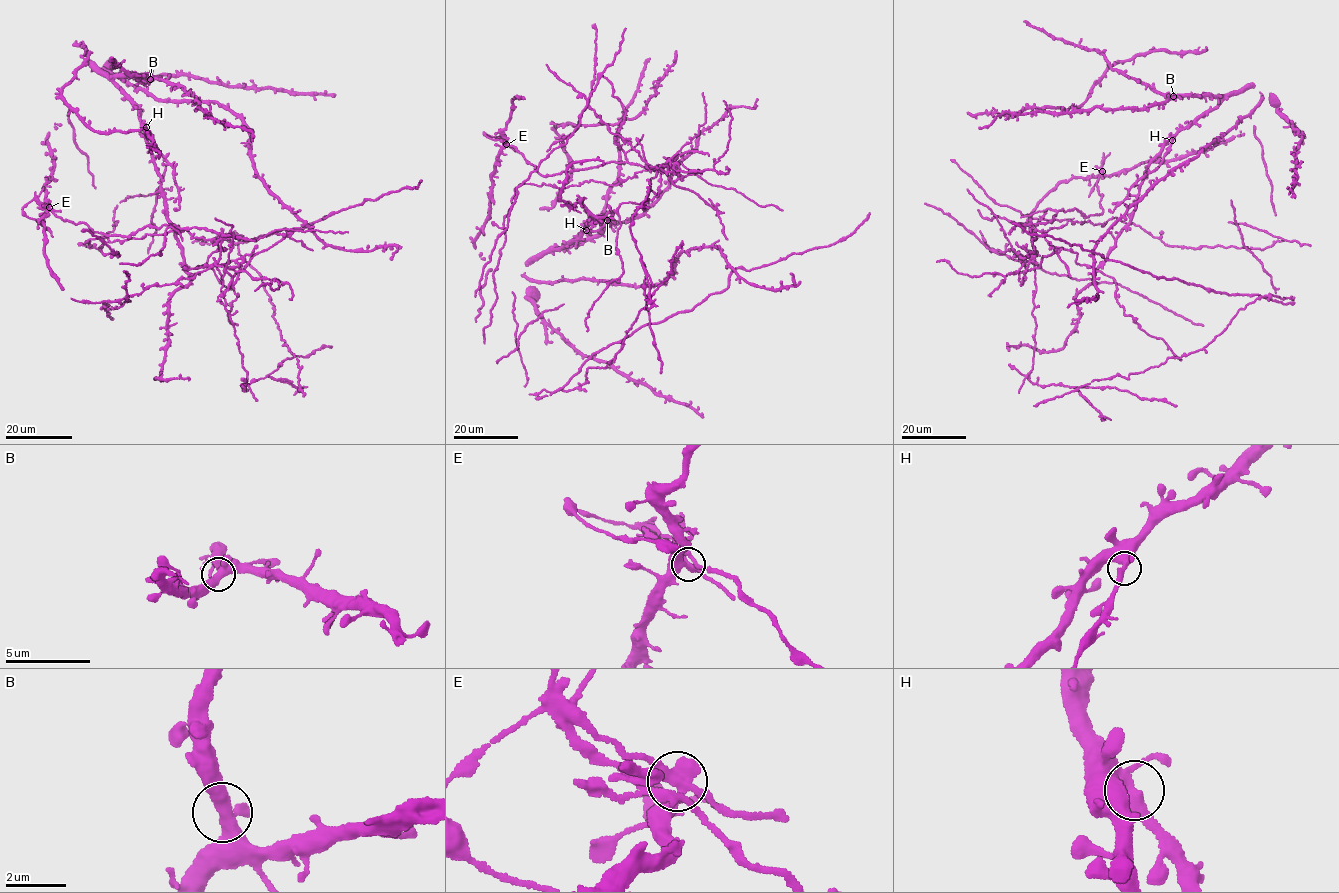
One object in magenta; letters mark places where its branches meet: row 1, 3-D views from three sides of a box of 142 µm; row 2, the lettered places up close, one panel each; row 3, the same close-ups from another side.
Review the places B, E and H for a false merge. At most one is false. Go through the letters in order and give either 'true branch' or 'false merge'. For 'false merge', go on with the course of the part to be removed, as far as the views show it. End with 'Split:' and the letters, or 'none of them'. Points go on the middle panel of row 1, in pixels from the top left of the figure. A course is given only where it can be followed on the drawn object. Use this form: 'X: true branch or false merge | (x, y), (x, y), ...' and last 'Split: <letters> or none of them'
B: true branch
E: false merge | (507, 144), (543, 176), (671, 161), (615, 185), (519, 185), (484, 343)
H: true branch
Split: E

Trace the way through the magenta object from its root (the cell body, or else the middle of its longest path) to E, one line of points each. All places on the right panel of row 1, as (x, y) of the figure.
E: (1034, 264), (1033, 226), (1049, 221), (1063, 208), (1077, 208), (1088, 217), (1103, 211), (1096, 183), (1102, 171)

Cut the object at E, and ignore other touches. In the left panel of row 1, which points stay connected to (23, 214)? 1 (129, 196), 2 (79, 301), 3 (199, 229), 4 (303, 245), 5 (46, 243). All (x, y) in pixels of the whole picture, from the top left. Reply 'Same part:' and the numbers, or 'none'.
Same part: 2, 3, 4

